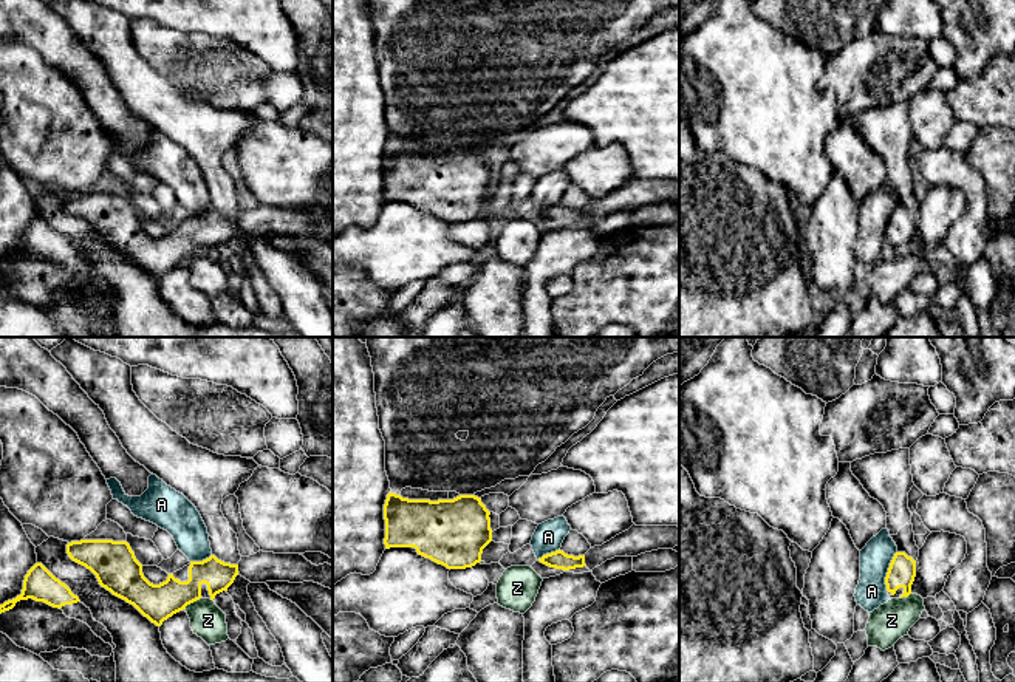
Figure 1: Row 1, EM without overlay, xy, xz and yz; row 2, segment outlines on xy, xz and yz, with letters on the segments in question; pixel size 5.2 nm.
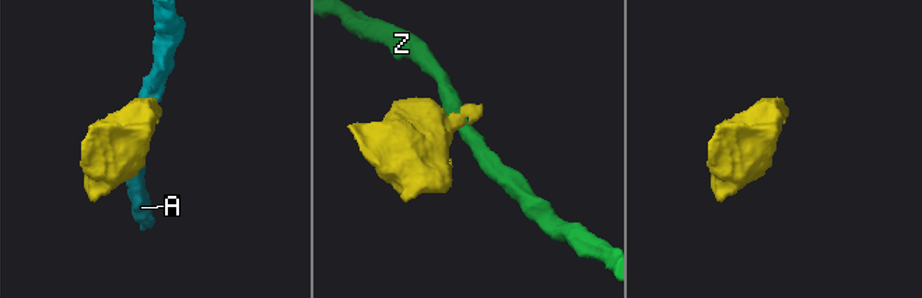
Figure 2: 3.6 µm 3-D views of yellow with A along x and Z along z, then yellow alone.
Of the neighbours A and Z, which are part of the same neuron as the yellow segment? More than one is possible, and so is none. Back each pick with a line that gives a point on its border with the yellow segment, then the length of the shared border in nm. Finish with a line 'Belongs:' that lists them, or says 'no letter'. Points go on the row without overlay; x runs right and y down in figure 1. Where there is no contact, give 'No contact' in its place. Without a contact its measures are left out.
Belongs: no letter

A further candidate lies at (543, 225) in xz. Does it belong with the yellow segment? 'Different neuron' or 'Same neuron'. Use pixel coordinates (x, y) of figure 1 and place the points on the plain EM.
Different neuron

